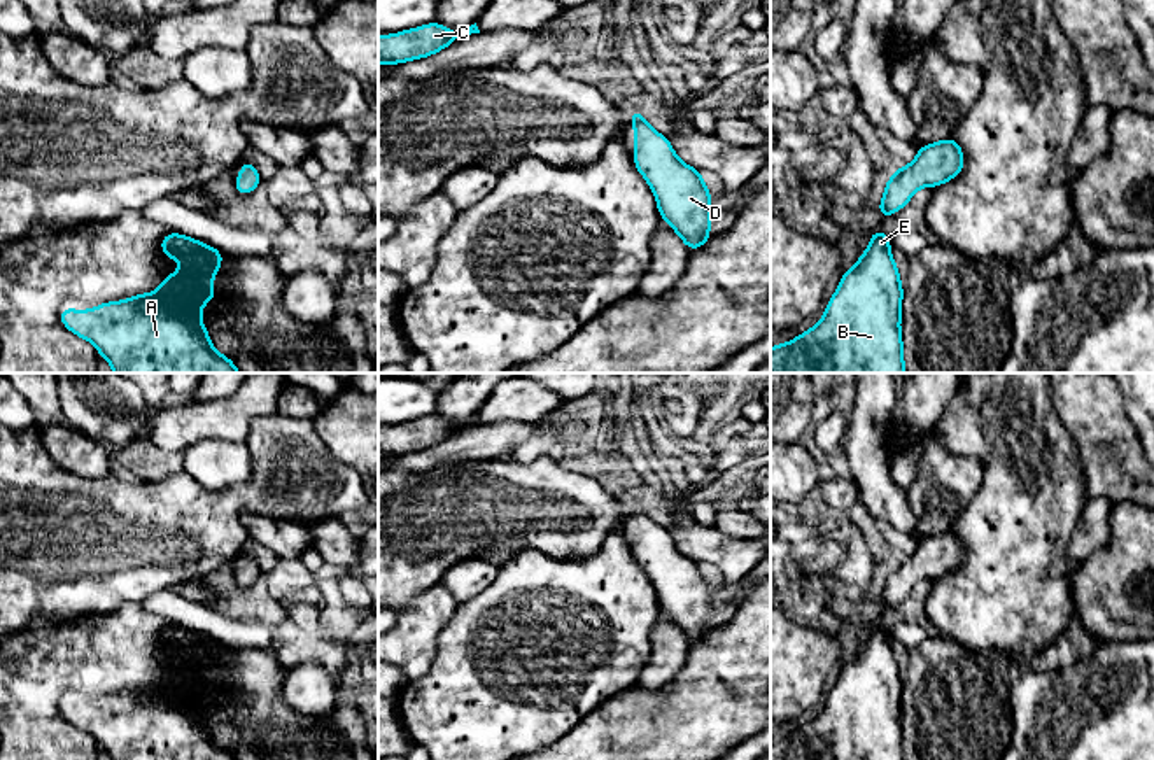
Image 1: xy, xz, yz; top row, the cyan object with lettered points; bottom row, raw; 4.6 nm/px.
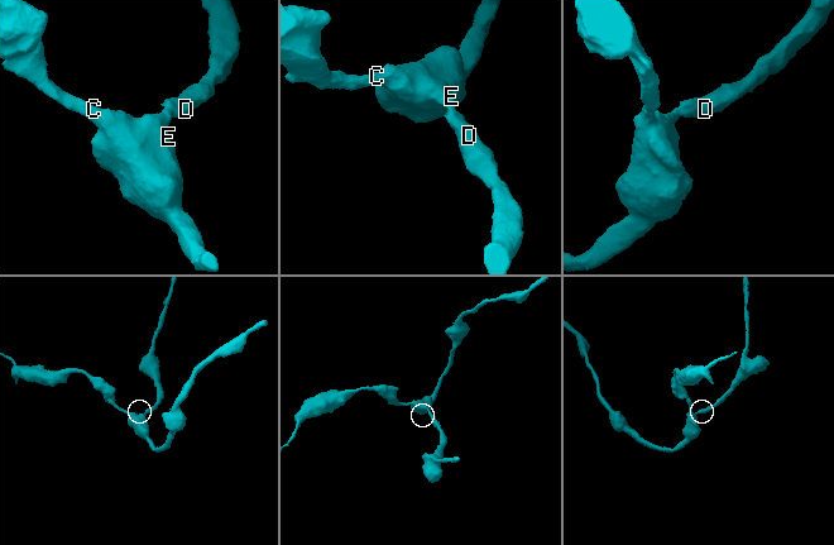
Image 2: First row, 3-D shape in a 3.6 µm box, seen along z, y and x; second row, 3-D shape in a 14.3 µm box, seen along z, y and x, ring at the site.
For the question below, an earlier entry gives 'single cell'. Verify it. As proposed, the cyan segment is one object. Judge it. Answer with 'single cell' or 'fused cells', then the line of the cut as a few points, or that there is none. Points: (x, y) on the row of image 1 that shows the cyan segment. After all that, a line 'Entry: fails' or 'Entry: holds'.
single cell | no cut
Entry: holds

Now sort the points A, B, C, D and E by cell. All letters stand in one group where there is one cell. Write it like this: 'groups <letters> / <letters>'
groups A B C D E

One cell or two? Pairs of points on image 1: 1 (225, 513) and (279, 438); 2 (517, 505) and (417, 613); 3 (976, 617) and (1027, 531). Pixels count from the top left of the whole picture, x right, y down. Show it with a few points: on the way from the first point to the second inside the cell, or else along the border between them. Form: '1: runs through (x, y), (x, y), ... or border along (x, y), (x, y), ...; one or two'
1: runs through (244, 498), (279, 463), (279, 457); one
2: border along (440, 580), (424, 589), (407, 606); two
3: runs through (997, 596), (1016, 577), (1016, 552); one

